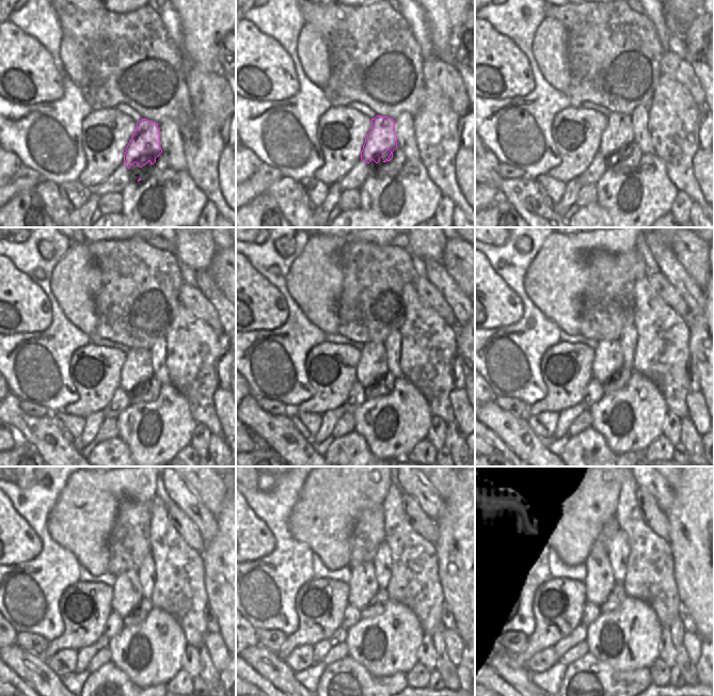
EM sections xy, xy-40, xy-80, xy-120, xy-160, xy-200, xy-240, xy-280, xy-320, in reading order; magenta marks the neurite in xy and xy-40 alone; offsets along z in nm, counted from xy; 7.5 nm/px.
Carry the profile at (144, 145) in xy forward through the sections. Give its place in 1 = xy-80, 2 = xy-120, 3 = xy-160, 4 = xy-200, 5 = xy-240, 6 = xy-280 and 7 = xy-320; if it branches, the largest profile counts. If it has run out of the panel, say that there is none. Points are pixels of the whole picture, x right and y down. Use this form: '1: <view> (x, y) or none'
1: xy-80 (618, 132)
2: xy-120 (137, 368)
3: xy-160 (373, 365)
4: xy-200 (608, 359)
5: xy-240 (127, 592)
6: xy-280 (363, 585)
7: xy-320 (600, 580)

